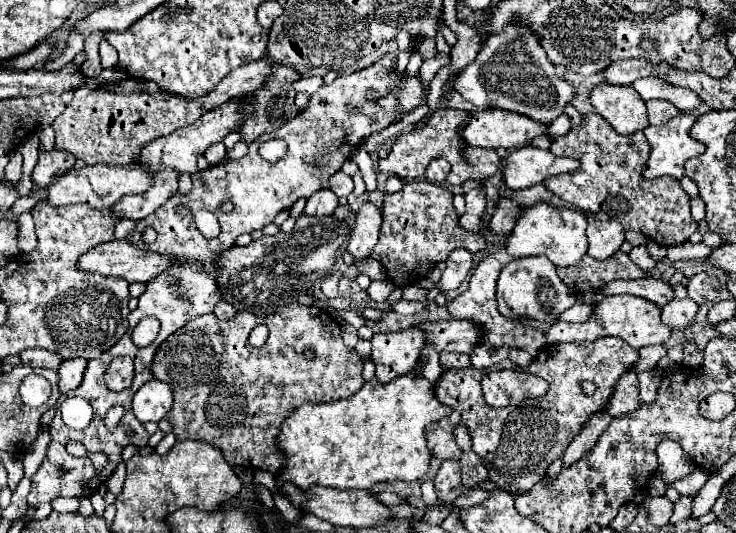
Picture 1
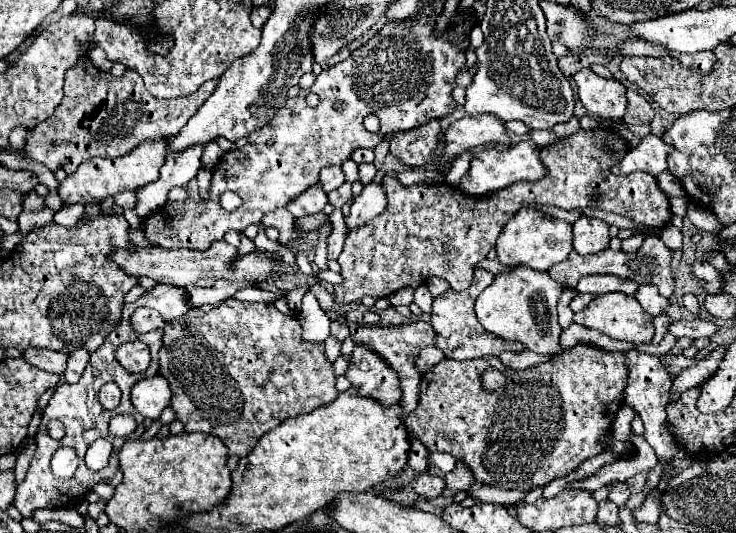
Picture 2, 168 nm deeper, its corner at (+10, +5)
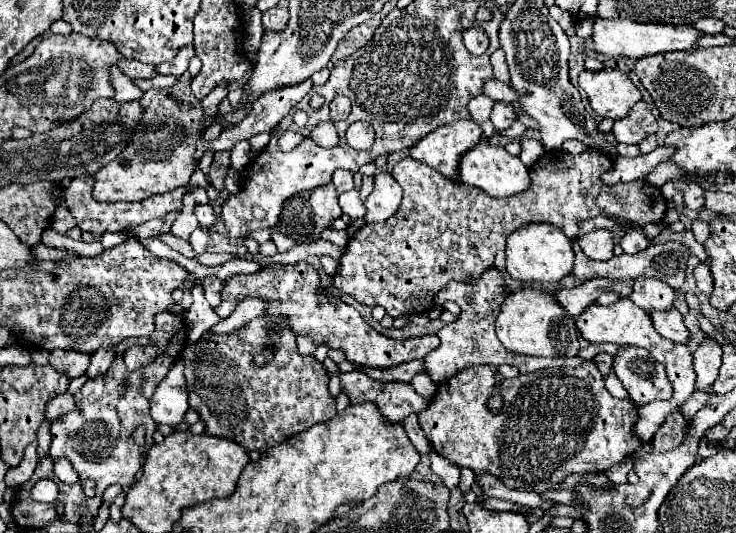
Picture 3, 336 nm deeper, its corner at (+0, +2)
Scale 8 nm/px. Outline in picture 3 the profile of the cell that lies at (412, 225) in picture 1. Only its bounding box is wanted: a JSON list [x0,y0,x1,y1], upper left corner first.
[334,149,666,317]

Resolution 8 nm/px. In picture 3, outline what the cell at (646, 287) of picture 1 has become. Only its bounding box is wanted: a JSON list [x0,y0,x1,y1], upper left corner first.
[556,279,632,317]

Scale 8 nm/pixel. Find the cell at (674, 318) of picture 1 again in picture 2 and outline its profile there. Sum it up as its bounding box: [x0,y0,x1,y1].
[634,284,670,316]

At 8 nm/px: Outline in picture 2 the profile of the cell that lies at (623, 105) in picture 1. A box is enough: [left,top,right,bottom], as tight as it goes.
[574,68,626,120]

